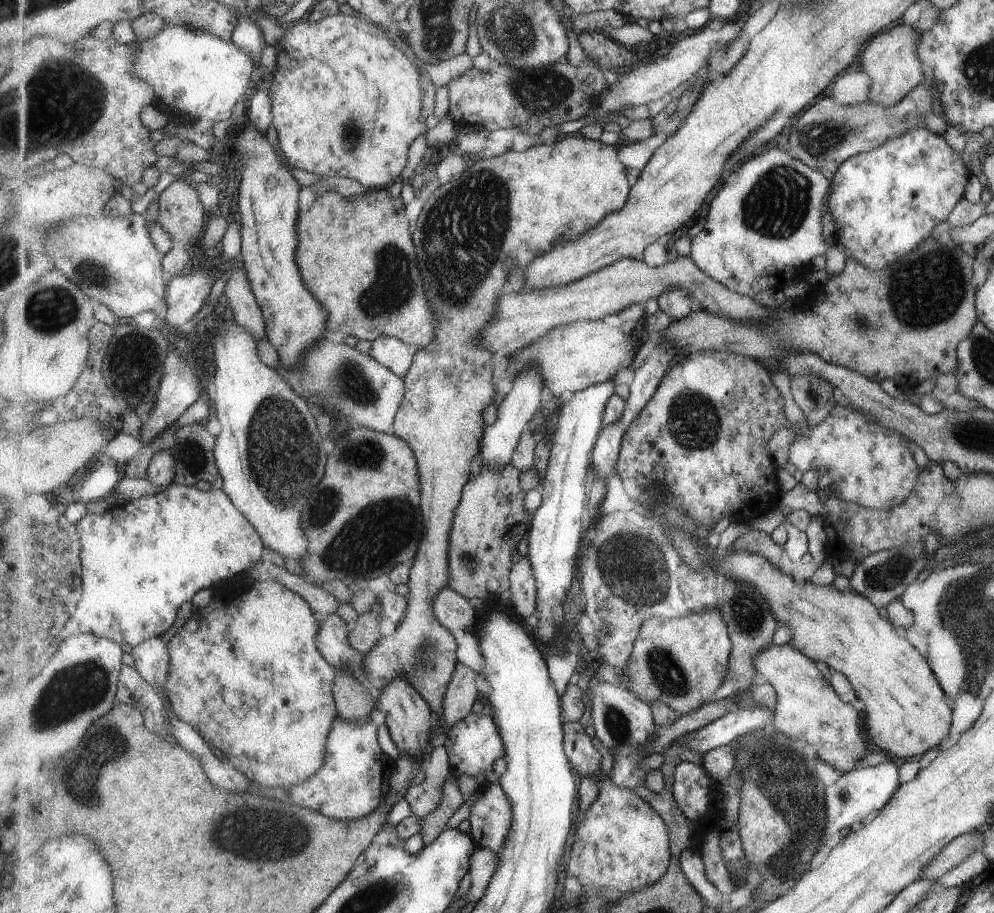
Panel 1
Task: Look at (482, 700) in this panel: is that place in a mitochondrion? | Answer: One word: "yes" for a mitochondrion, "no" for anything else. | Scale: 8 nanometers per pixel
no

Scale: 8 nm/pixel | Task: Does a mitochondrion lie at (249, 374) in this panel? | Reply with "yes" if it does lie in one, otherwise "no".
no

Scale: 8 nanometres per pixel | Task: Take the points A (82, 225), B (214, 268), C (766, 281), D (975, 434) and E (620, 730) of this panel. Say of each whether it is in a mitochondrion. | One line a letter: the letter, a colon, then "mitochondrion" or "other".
A: other
B: other
C: other
D: mitochondrion
E: mitochondrion

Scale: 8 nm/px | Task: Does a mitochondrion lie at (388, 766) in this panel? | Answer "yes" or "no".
no

